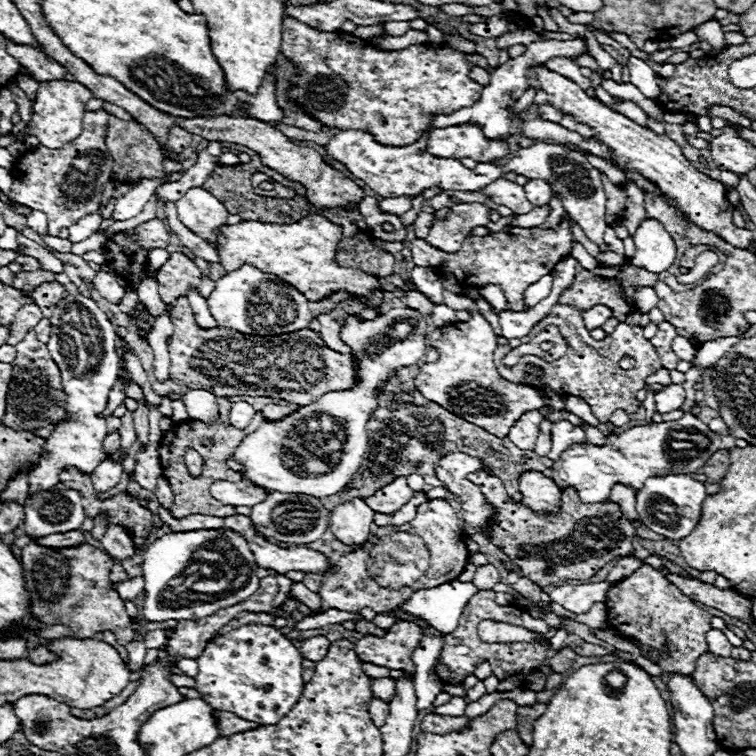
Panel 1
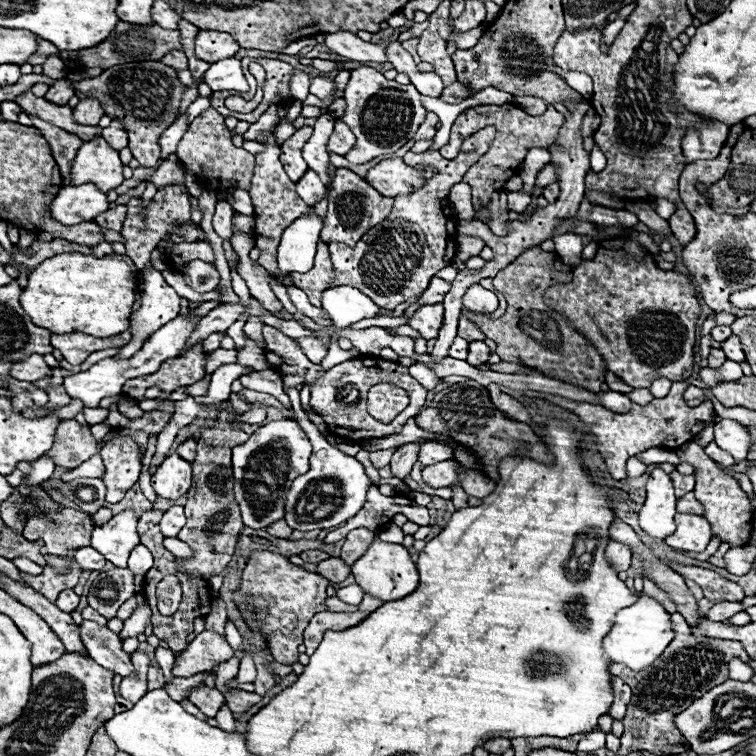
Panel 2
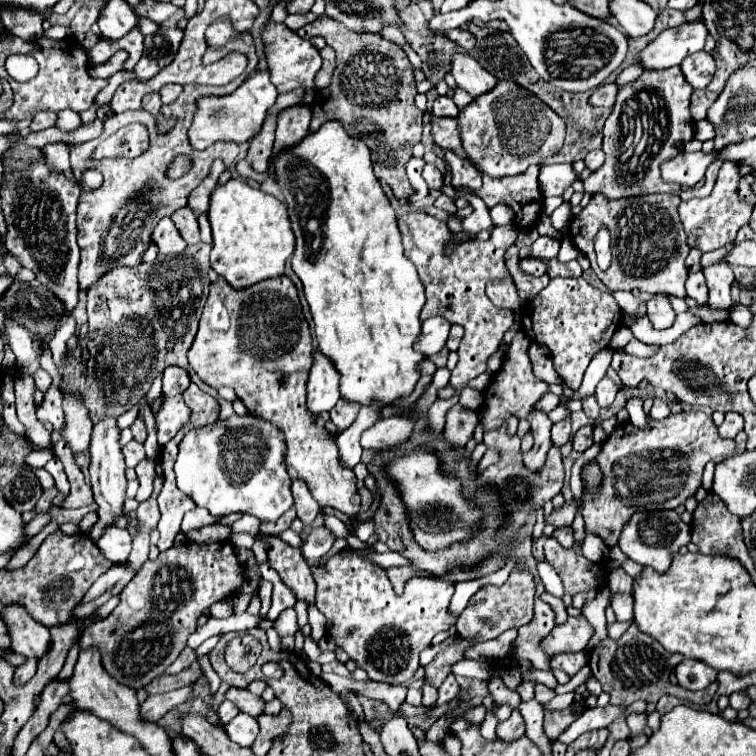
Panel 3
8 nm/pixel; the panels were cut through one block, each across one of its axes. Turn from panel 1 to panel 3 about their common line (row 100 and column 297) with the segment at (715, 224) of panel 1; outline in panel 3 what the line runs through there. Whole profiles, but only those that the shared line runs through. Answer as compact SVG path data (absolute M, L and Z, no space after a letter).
M276 536L270 538L268 542L270 542L268 560L270 560L272 568L284 580L284 584L296 594L298 600L312 606L316 584L314 584L314 578L312 578L312 570L306 564L300 548L294 548L294 546L282 542Z

